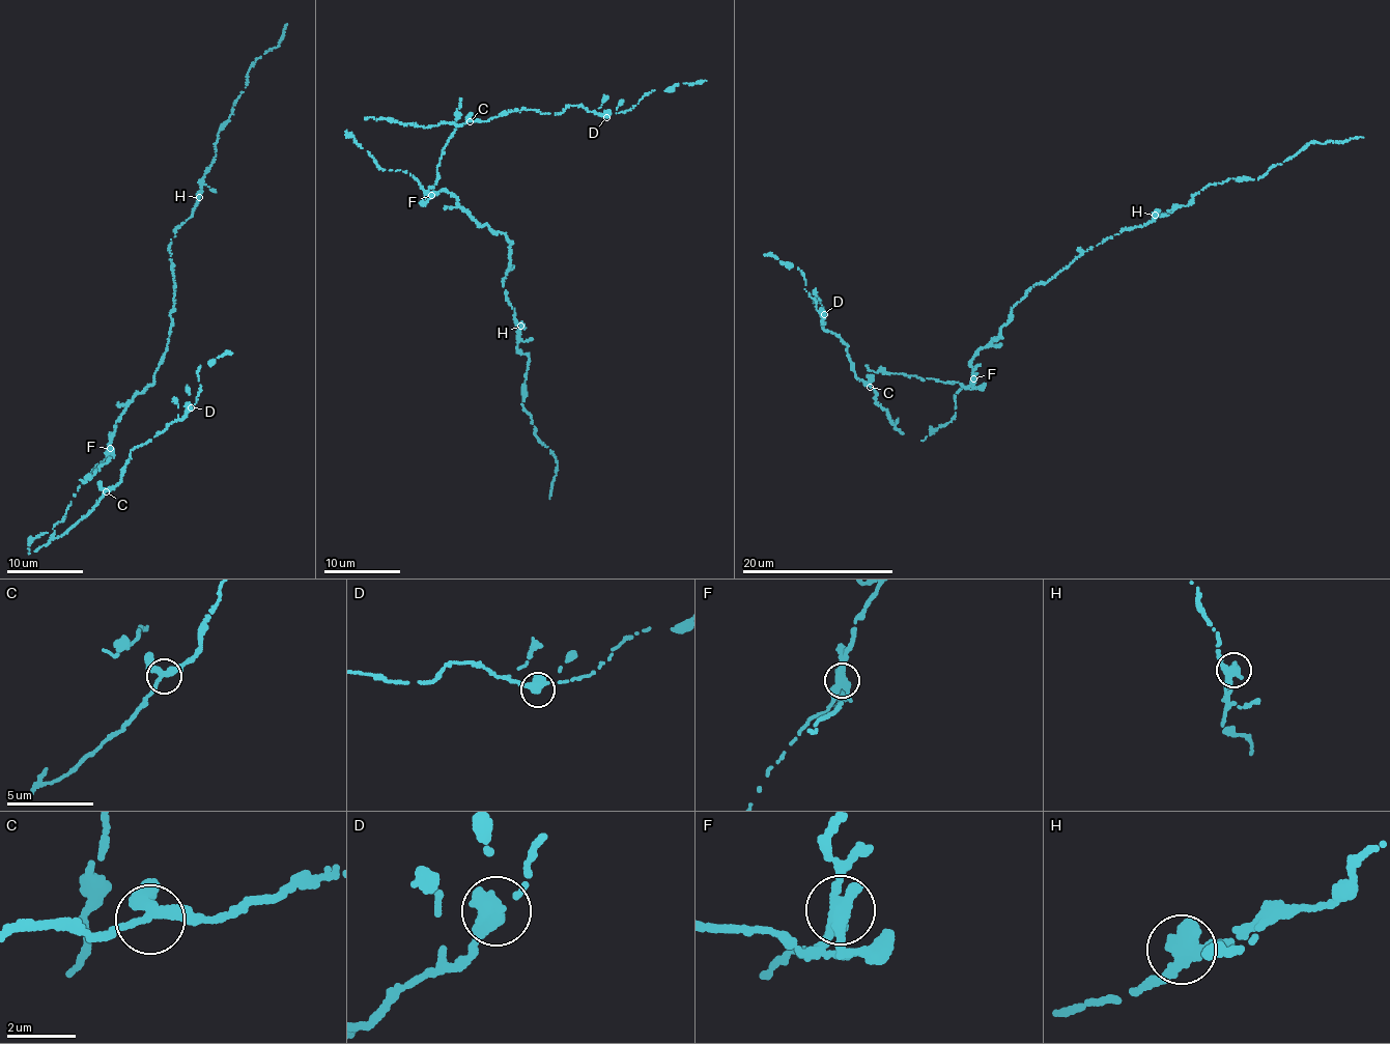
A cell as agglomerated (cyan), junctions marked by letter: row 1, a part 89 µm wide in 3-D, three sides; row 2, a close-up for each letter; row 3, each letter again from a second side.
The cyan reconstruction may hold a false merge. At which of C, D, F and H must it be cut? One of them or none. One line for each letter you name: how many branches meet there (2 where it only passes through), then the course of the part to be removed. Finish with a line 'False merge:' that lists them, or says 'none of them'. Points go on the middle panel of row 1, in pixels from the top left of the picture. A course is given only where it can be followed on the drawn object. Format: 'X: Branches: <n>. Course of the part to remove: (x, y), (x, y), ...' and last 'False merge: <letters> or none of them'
F: Branches: 3. Course of the part to remove: (430, 194), (425, 197), (436, 185), (442, 150), (456, 128), (459, 99)
False merge: F

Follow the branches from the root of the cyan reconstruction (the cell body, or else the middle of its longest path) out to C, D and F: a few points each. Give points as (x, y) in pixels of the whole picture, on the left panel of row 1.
C: (154, 381), (133, 397), (116, 423), (109, 444), (108, 461), (85, 479), (97, 482), (106, 491)
D: (154, 381), (128, 404), (109, 444), (110, 457), (85, 482), (112, 489), (131, 452), (191, 407)
F: (154, 381), (128, 404), (116, 423), (110, 449)

